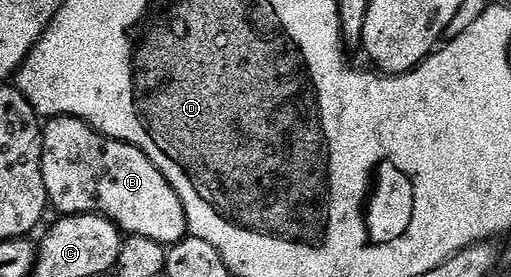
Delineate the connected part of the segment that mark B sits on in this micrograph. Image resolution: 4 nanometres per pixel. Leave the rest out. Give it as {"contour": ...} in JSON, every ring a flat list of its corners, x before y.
{"contour":[[50,118,44,123,41,131,41,167,43,168,43,184,47,188,47,196,49,197,49,206,57,209,58,215,66,214,101,214,105,218,110,218,116,224,118,230,125,236,147,236,147,240,155,240,159,245,166,248,172,248,181,242,189,234,189,225,187,224,187,216,183,204,179,200,179,196,175,192,175,188,171,188,171,184,163,176,163,172,159,172,159,168,155,168,153,161,149,159,145,153,139,148,135,148,126,142,120,142,114,138,109,138,105,134,100,134,94,130,92,126,88,126,83,120,78,118]]}

